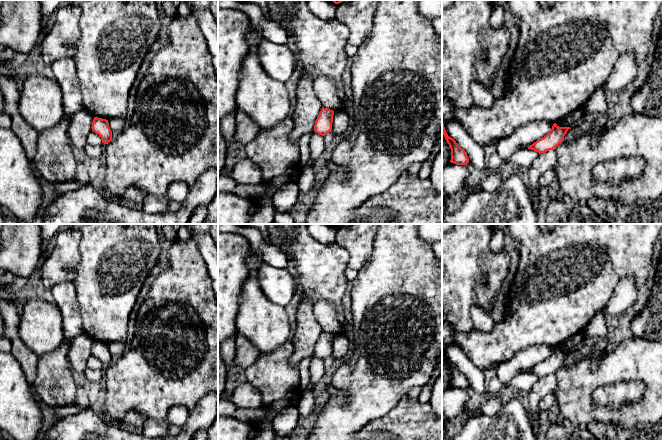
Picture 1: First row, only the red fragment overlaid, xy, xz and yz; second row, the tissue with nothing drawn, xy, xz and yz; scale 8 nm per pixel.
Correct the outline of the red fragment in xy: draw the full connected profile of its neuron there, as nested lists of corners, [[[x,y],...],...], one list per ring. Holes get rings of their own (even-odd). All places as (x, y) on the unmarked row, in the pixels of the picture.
[[[94,341],[92,355],[101,361],[102,367],[108,368],[112,364],[112,355],[106,343]]]

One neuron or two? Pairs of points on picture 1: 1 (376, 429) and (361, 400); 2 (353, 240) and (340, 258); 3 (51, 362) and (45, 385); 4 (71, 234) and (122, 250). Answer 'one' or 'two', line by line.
1: two
2: two
3: one
4: two

